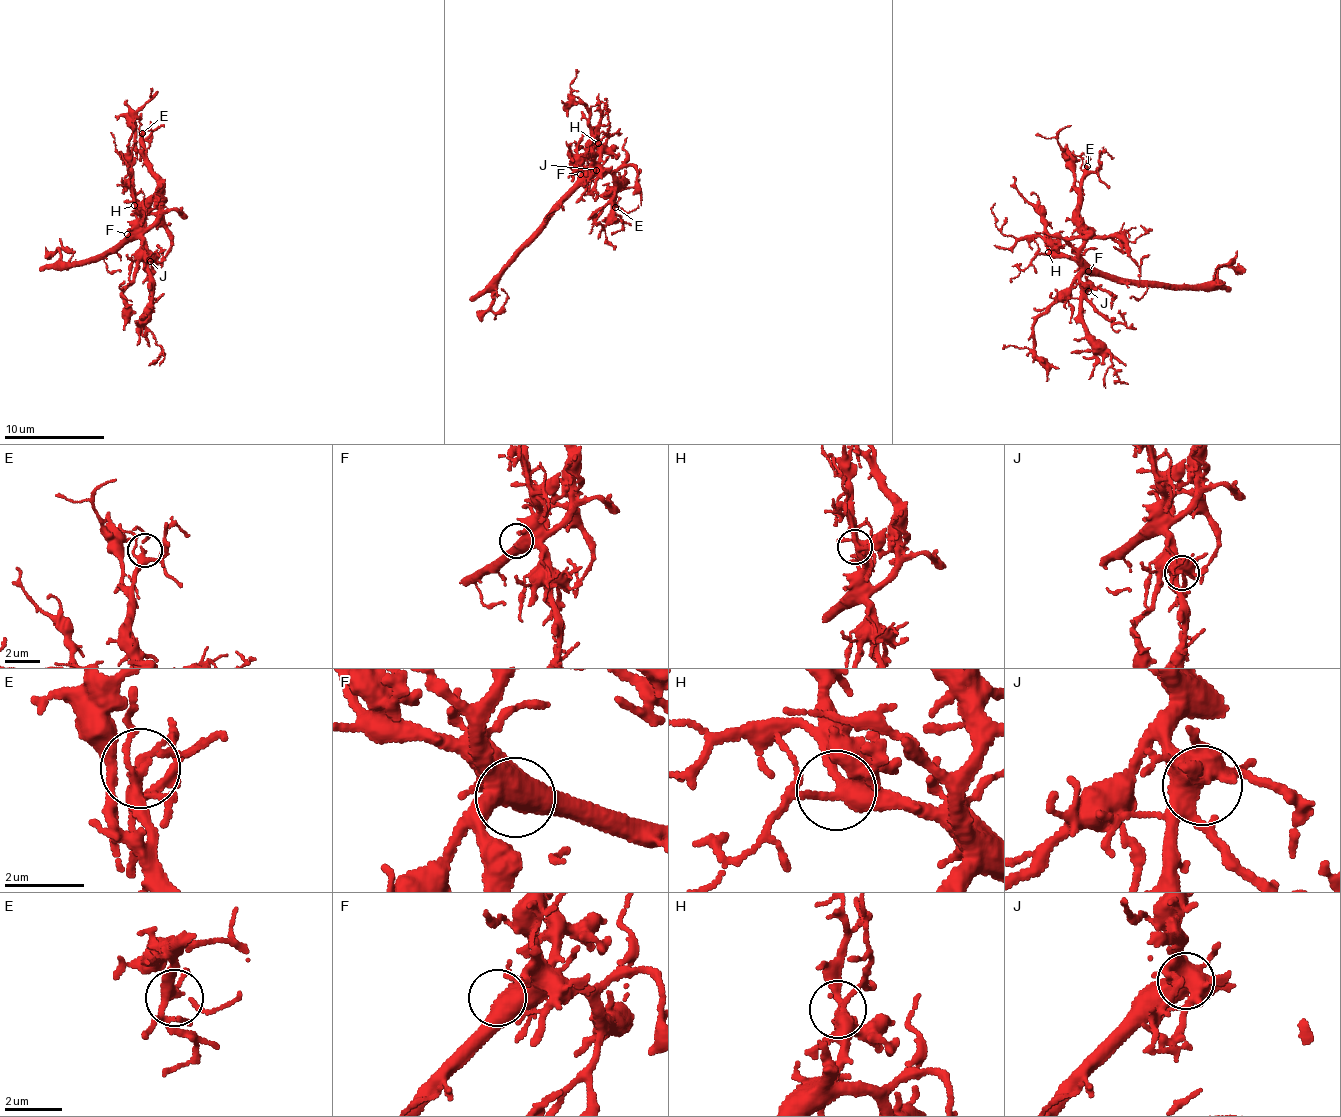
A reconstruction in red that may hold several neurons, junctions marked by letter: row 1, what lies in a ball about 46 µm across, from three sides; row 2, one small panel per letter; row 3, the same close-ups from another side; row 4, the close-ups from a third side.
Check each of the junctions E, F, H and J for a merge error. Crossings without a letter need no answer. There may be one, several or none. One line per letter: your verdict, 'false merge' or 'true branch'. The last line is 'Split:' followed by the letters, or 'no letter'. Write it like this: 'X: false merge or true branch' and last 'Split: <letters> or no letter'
E: true branch
F: true branch
H: true branch
J: true branch
Split: no letter

